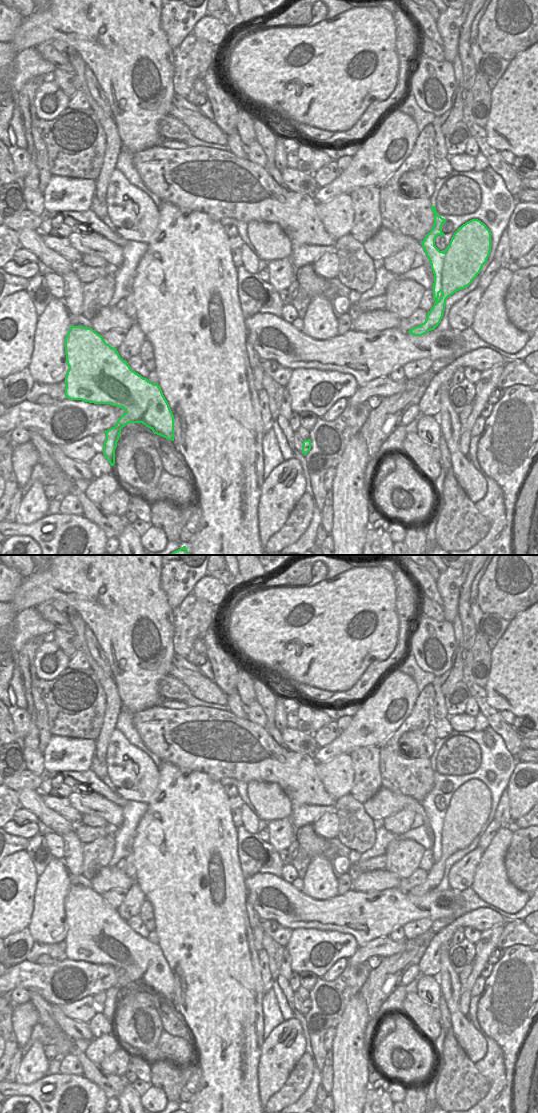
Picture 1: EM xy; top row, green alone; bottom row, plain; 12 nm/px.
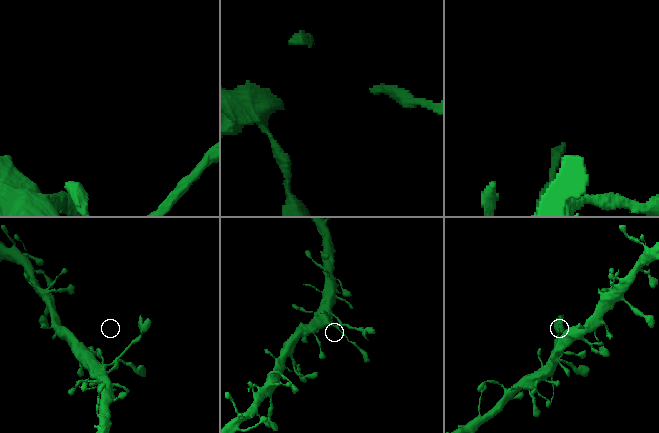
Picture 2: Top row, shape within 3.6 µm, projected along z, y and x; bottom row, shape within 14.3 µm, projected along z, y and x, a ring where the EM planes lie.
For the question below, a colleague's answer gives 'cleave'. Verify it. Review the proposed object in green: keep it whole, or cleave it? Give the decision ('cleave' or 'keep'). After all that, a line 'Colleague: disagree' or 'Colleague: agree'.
keep
Colleague: disagree

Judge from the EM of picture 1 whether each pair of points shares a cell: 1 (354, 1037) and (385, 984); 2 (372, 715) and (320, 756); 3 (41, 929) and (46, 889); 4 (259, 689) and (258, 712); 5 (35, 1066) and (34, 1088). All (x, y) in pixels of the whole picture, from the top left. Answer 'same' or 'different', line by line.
1: different
2: same
3: same
4: different
5: different

